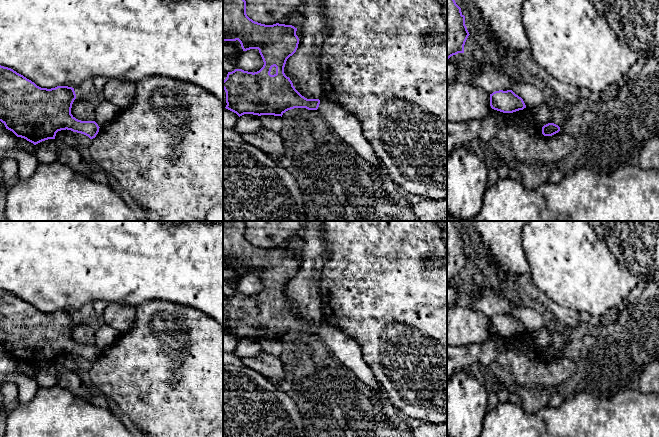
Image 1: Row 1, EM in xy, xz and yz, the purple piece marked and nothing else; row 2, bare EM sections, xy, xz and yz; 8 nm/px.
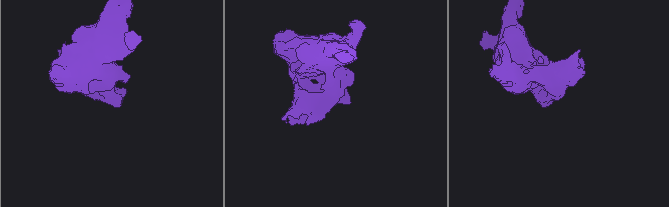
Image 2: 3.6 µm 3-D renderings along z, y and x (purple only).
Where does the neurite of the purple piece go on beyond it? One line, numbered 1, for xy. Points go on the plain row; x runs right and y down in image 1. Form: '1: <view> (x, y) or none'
1: none

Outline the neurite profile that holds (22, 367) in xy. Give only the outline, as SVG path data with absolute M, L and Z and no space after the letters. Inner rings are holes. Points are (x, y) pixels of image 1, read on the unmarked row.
M17 361L16 370L28 377L34 377L35 369L24 362Z

